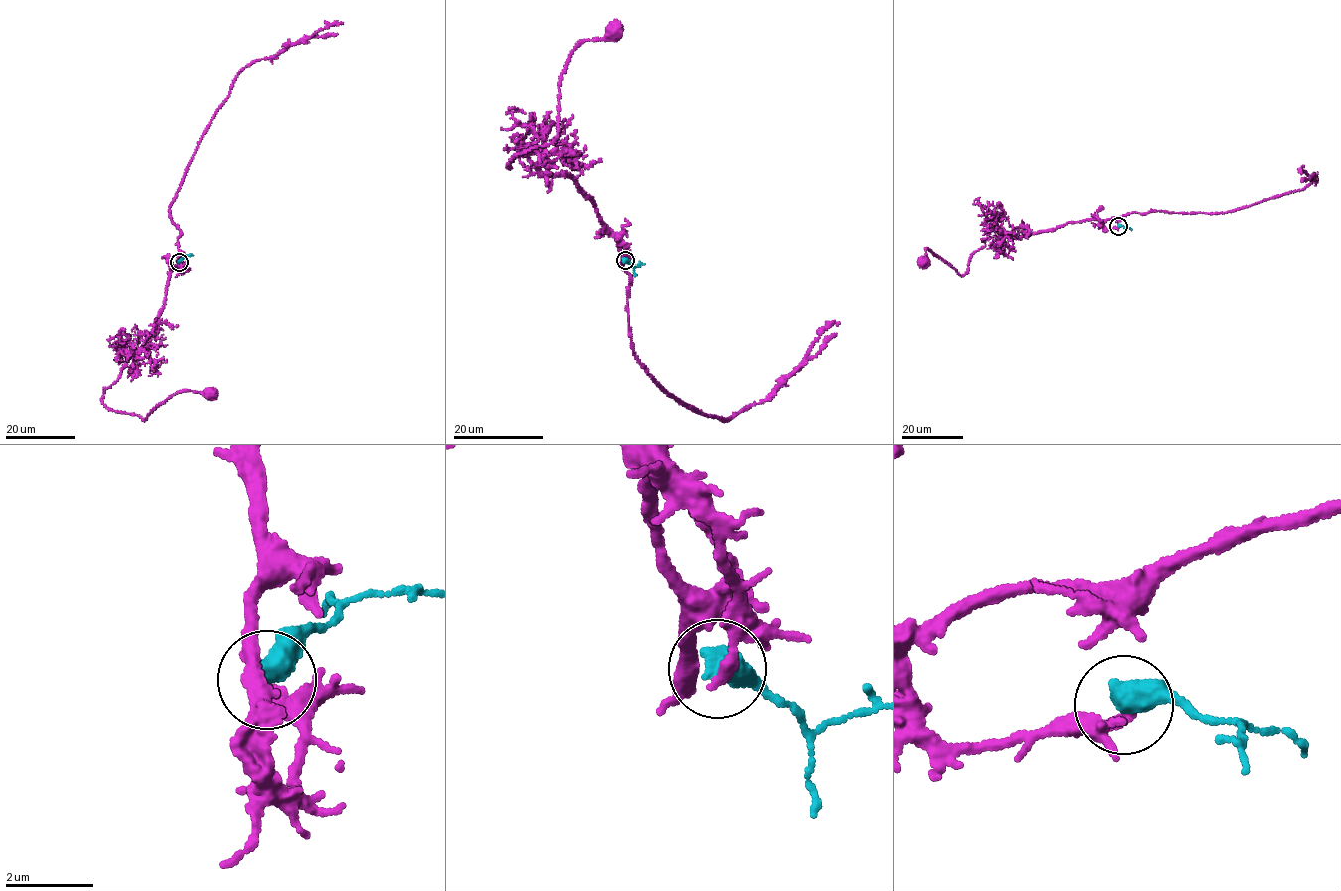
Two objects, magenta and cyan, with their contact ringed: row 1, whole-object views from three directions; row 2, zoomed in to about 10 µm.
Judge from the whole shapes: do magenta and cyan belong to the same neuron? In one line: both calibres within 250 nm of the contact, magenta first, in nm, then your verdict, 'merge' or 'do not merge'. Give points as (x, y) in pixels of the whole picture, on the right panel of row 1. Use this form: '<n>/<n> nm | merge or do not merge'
280/600 nm | do not merge

